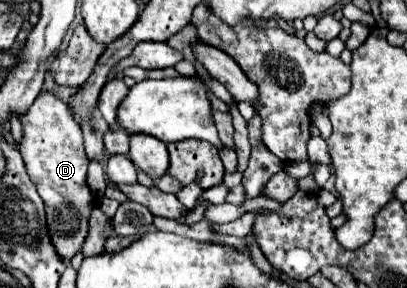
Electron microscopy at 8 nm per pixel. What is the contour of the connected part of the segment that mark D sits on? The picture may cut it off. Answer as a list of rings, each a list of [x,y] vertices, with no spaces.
[[[40,93],[32,107],[20,117],[20,123],[24,135],[18,141],[18,149],[22,153],[26,173],[44,201],[50,241],[54,241],[58,255],[62,255],[64,261],[70,261],[88,237],[88,219],[98,203],[98,197],[86,183],[88,157],[84,153],[82,129],[68,105],[52,93]]]

